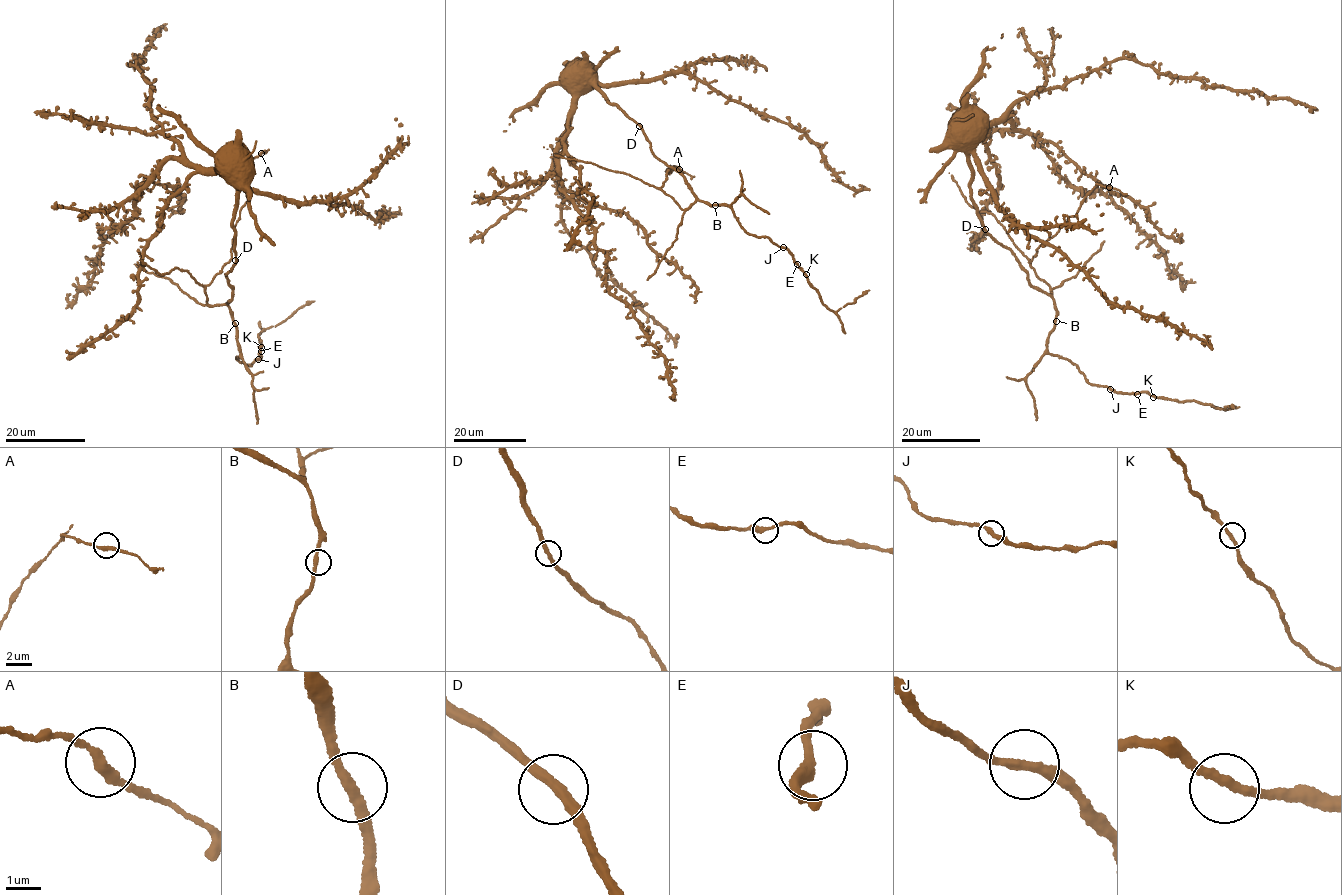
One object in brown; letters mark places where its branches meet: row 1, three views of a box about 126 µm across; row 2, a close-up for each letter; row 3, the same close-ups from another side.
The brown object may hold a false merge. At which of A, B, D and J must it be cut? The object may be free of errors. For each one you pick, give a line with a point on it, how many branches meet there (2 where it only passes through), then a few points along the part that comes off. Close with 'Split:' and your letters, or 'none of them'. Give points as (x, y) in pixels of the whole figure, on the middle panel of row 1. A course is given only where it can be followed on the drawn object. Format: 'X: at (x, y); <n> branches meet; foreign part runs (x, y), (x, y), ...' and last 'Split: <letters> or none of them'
Split: none of them

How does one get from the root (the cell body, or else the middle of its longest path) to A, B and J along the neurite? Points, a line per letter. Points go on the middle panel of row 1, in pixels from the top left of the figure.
A: (608, 101), (682, 175), (695, 199), (682, 209), (660, 189), (674, 167), (667, 168), (679, 169)
B: (608, 101), (639, 125), (653, 154), (682, 175), (693, 195), (715, 205)
J: (608, 101), (639, 125), (653, 154), (682, 175), (693, 195), (710, 205), (728, 206), (748, 233), (783, 247)

